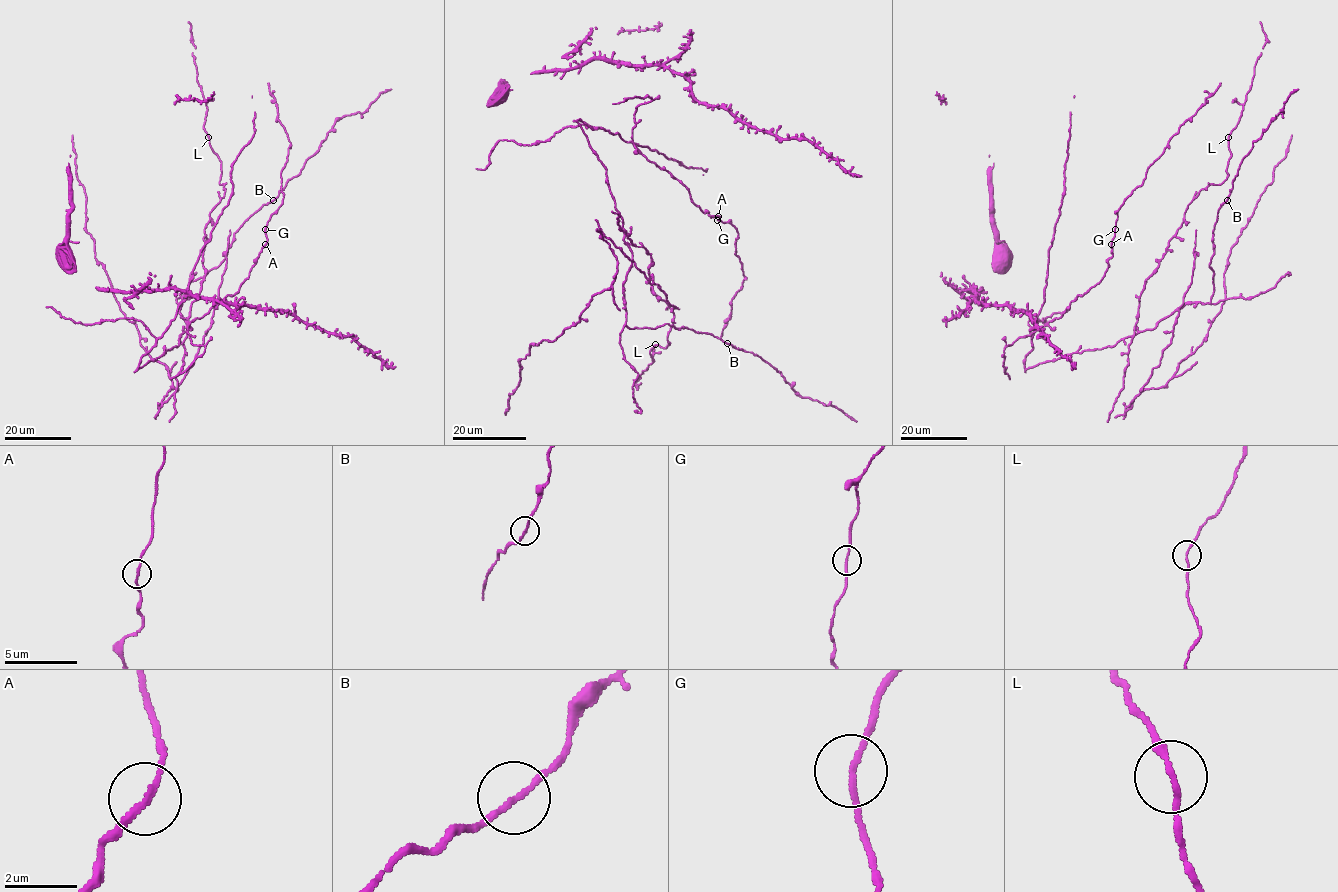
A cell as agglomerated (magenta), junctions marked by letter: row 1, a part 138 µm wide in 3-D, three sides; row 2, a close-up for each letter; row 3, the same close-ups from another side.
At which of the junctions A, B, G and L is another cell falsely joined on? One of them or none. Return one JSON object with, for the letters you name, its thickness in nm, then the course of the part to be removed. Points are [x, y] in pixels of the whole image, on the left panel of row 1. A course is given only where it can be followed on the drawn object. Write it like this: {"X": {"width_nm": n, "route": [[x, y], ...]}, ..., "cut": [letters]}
{"B": {"width_nm": 150, "route": [[274, 199], [319, 149], [337, 120], [364, 112], [378, 95], [391, 89]]}, "cut": ["B"]}

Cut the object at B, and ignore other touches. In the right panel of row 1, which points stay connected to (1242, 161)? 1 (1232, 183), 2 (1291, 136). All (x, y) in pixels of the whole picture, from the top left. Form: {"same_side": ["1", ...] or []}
{"same_side": ["1"]}

